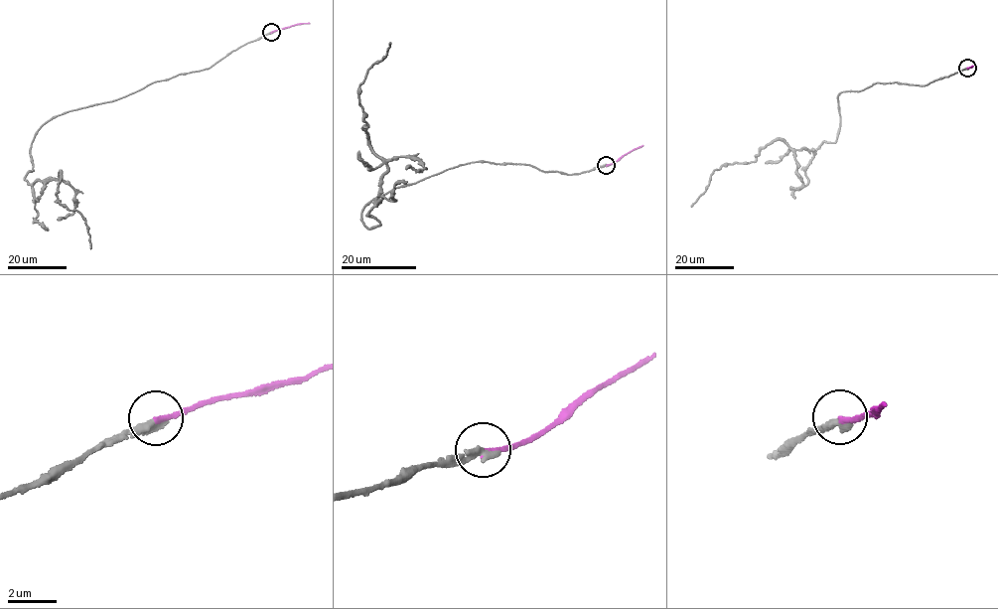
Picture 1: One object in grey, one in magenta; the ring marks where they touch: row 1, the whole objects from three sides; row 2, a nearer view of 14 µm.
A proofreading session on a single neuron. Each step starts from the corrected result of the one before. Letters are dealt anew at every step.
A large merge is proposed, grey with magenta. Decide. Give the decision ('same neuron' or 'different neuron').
same neuron

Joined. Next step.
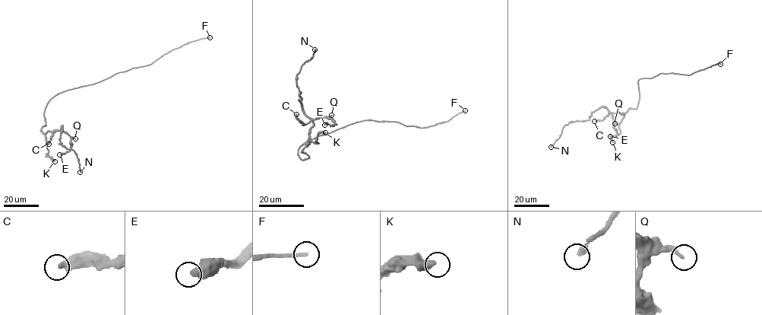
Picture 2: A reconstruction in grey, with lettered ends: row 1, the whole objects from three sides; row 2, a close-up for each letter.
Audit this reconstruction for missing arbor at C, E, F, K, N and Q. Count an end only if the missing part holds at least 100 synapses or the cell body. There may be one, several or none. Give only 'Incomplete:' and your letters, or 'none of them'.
Incomplete: F

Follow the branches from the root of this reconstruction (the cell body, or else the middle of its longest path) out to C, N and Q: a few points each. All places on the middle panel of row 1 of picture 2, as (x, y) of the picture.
C: (309, 140), (298, 147), (301, 160), (308, 158), (301, 152), (313, 122), (303, 124), (296, 114)
N: (309, 140), (298, 147), (301, 160), (308, 158), (301, 152), (313, 121), (302, 109), (296, 80), (314, 49)
Q: (309, 140), (298, 147), (298, 155), (301, 160), (308, 158), (301, 152), (313, 120), (331, 115)

